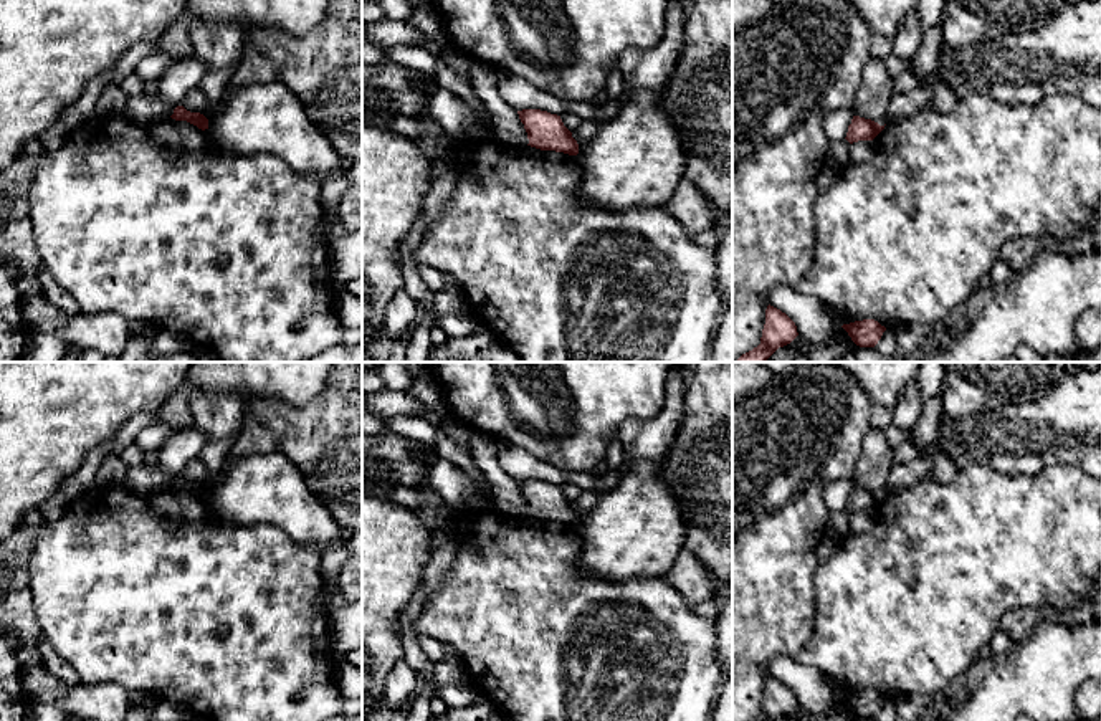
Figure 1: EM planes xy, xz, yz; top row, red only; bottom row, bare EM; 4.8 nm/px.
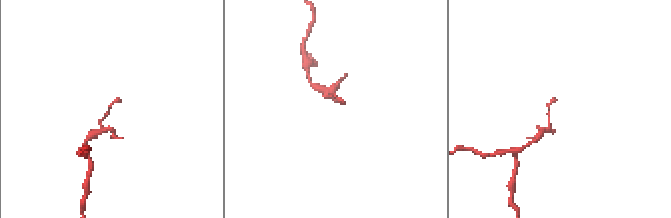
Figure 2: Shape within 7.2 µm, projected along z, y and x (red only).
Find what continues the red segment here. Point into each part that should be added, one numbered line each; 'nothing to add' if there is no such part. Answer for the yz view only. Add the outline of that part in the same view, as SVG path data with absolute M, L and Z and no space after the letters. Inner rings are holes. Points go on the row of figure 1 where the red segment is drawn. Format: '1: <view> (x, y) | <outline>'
nothing to add

